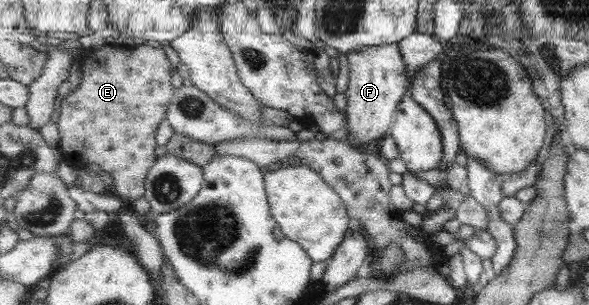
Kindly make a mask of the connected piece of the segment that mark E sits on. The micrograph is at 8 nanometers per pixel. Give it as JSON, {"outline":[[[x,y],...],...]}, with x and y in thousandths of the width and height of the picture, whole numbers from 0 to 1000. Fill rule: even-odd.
{"outline":[[[175,141],[166,157],[139,157],[129,177],[141,246],[136,282],[110,321],[95,400],[102,439],[98,482],[126,544],[156,534],[185,564],[195,597],[192,630],[221,666],[246,643],[251,567],[268,518],[265,426],[284,390],[285,351],[299,302],[292,282],[292,210],[277,161],[251,144],[216,157],[211,148]]]}

